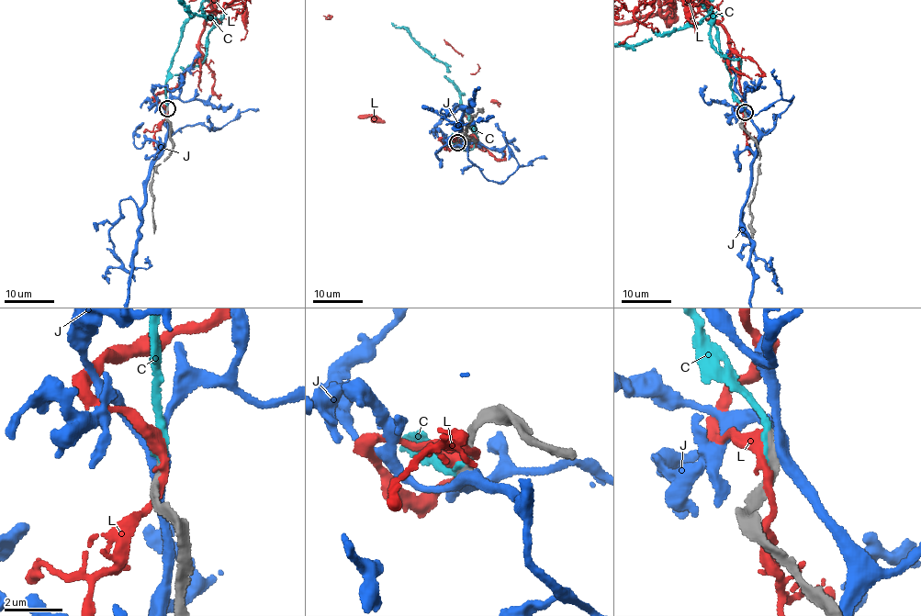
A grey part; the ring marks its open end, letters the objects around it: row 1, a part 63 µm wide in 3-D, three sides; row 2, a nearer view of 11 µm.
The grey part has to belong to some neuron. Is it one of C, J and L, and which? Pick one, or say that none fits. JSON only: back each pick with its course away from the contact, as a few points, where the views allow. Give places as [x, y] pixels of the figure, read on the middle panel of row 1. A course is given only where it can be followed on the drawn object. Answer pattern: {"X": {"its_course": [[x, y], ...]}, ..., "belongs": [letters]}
{"belongs": ["C"]}

